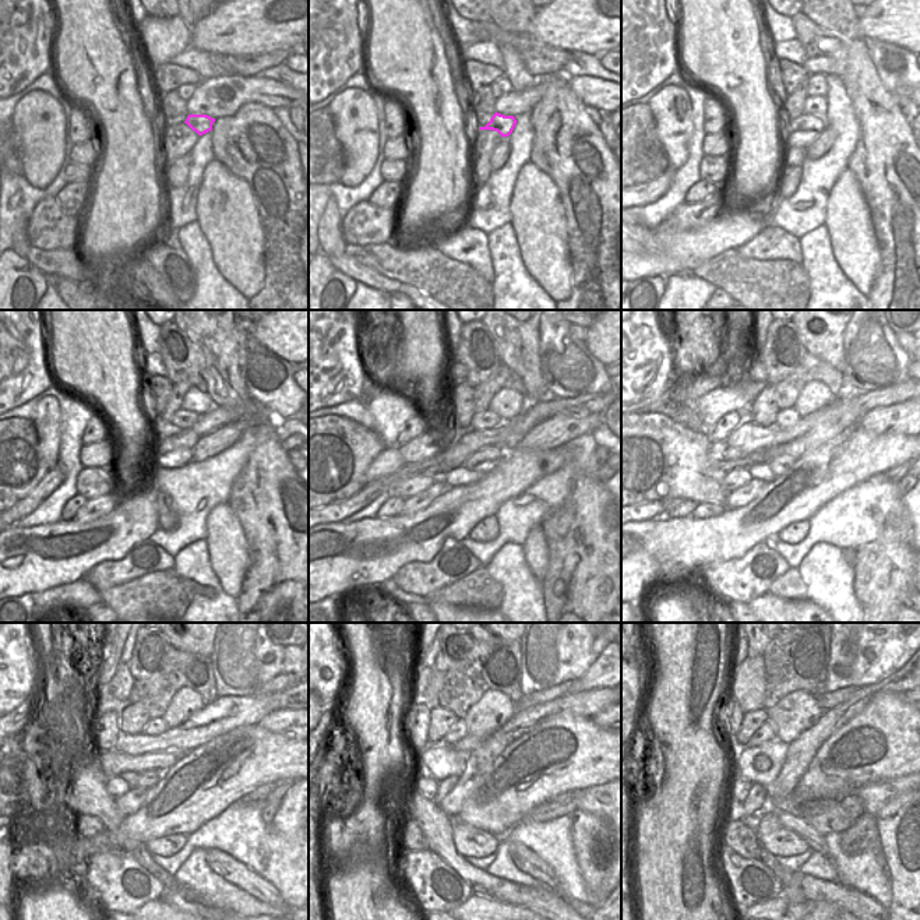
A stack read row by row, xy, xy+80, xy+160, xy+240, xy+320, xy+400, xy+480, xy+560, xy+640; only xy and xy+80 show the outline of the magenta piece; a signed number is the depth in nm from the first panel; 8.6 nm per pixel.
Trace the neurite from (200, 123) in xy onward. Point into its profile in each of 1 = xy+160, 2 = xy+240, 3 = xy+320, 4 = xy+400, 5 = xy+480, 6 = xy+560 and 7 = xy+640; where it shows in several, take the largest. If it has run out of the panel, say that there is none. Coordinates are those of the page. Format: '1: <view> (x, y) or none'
1: xy+160 (802, 131)
2: xy+240 (175, 450)
3: xy+320 (486, 458)
4: xy+400 (781, 464)
5: xy+480 (150, 778)
6: xy+560 (447, 785)
7: xy+640 (757, 800)

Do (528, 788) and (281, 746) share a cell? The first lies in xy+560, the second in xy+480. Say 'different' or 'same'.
same

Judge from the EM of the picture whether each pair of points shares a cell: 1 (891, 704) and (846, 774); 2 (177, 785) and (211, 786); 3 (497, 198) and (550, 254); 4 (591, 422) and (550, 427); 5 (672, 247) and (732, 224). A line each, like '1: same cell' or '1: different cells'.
1: same cell
2: same cell
3: different cells
4: same cell
5: same cell

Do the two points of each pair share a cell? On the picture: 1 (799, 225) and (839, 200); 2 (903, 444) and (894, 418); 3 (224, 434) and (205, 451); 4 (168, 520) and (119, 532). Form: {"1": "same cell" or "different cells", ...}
{"1": "different cells", "2": "different cells", "3": "same cell", "4": "different cells"}

